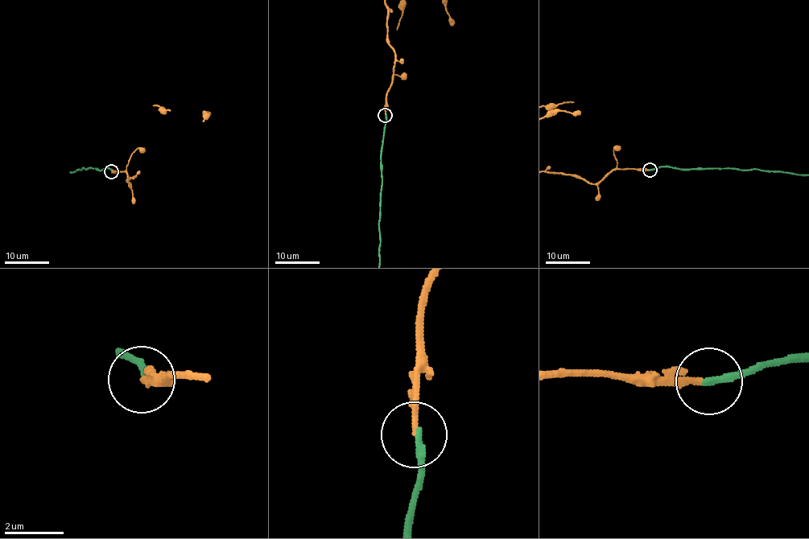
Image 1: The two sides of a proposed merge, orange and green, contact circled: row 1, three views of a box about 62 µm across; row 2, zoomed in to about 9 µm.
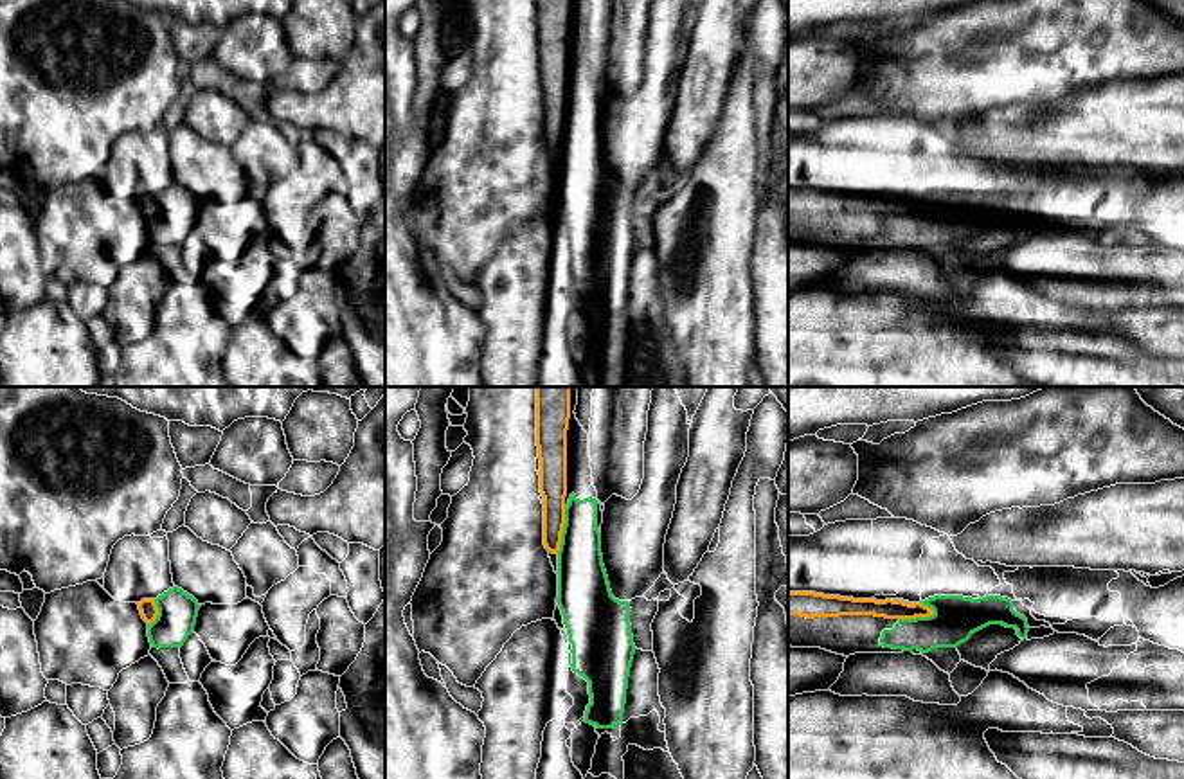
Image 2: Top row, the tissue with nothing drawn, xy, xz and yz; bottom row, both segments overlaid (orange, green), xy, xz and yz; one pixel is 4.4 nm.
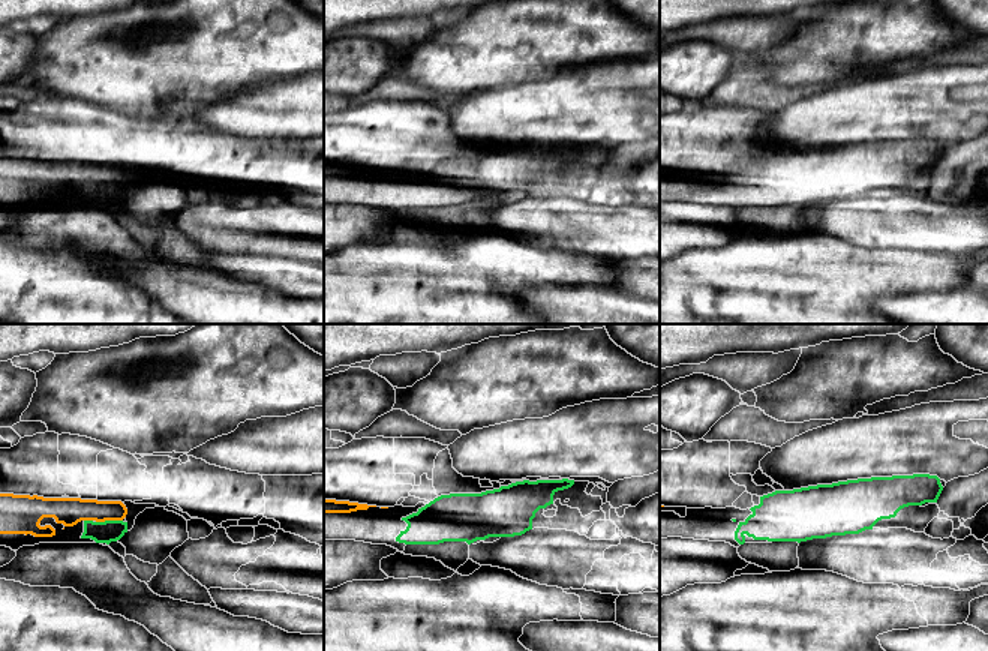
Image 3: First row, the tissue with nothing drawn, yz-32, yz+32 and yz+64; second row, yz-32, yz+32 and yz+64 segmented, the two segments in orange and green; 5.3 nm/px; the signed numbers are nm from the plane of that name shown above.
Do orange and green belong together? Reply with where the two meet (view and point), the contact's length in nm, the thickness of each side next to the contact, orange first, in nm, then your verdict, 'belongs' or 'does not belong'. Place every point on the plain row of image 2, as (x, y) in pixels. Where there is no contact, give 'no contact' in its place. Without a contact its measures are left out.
yz (916, 213) | 170 nm | 90/200 nm | belongs

